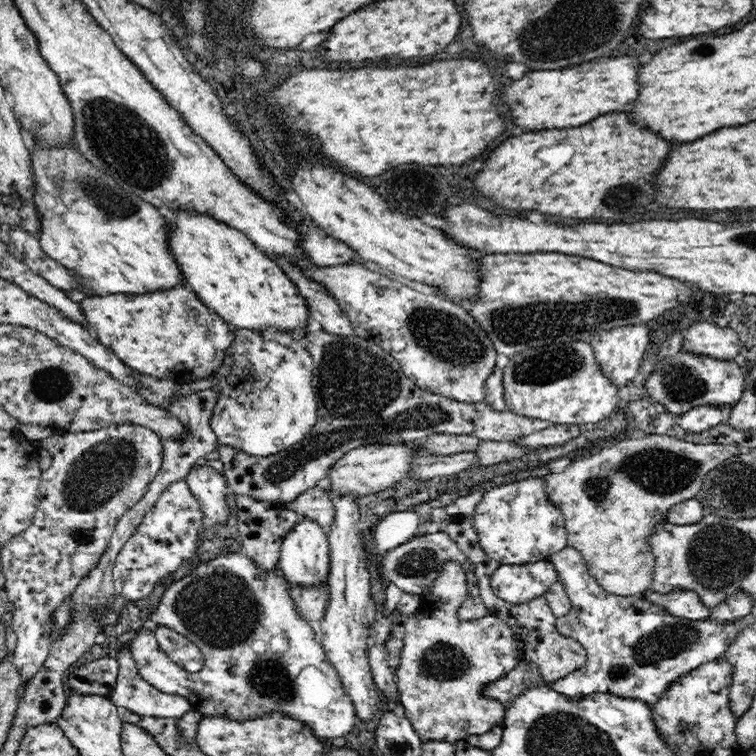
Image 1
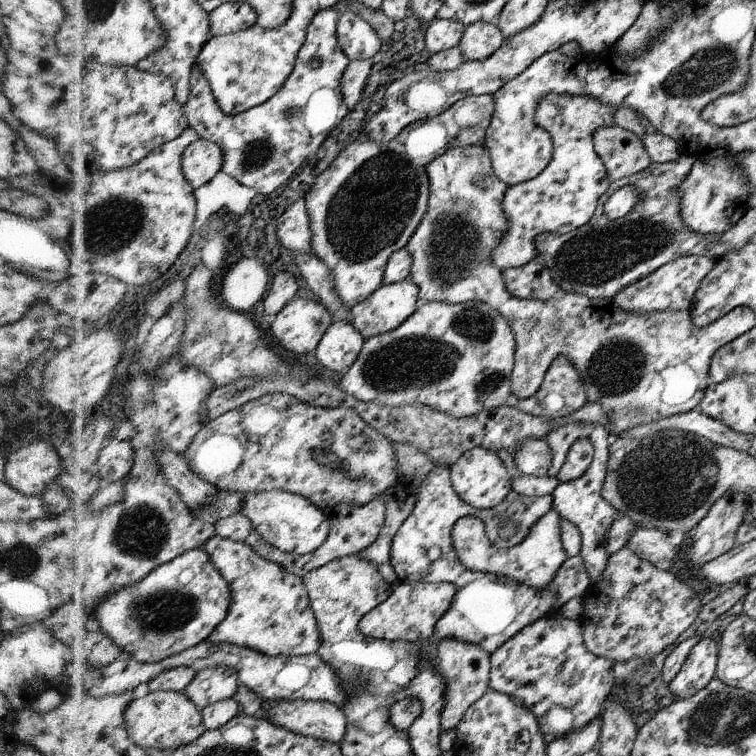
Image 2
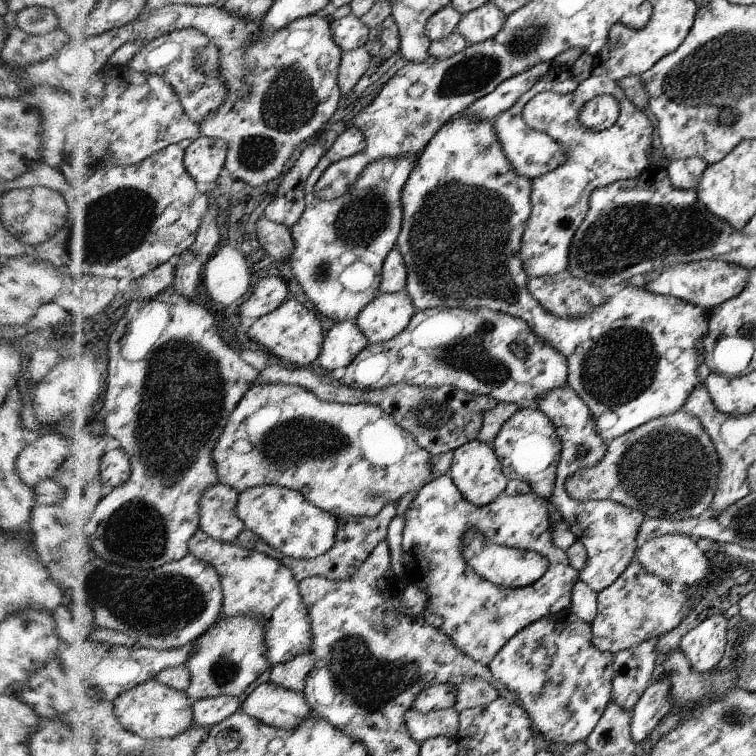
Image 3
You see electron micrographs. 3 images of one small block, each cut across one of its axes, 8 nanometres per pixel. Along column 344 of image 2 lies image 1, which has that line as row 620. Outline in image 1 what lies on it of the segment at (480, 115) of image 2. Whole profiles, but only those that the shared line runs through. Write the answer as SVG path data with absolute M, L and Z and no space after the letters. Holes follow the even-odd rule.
M242 550L219 554L202 564L200 570L204 570L204 574L188 574L162 594L160 604L150 613L150 620L132 640L129 650L141 677L162 693L186 698L193 711L207 717L252 721L276 712L303 722L320 738L336 738L352 732L358 719L354 704L342 686L337 670L325 656L323 646L316 642L314 630L300 617L289 594L290 583L285 581L281 571L278 569L261 576L256 562ZM160 627L174 630L202 651L204 662L199 671L184 670L161 649L156 636Z

